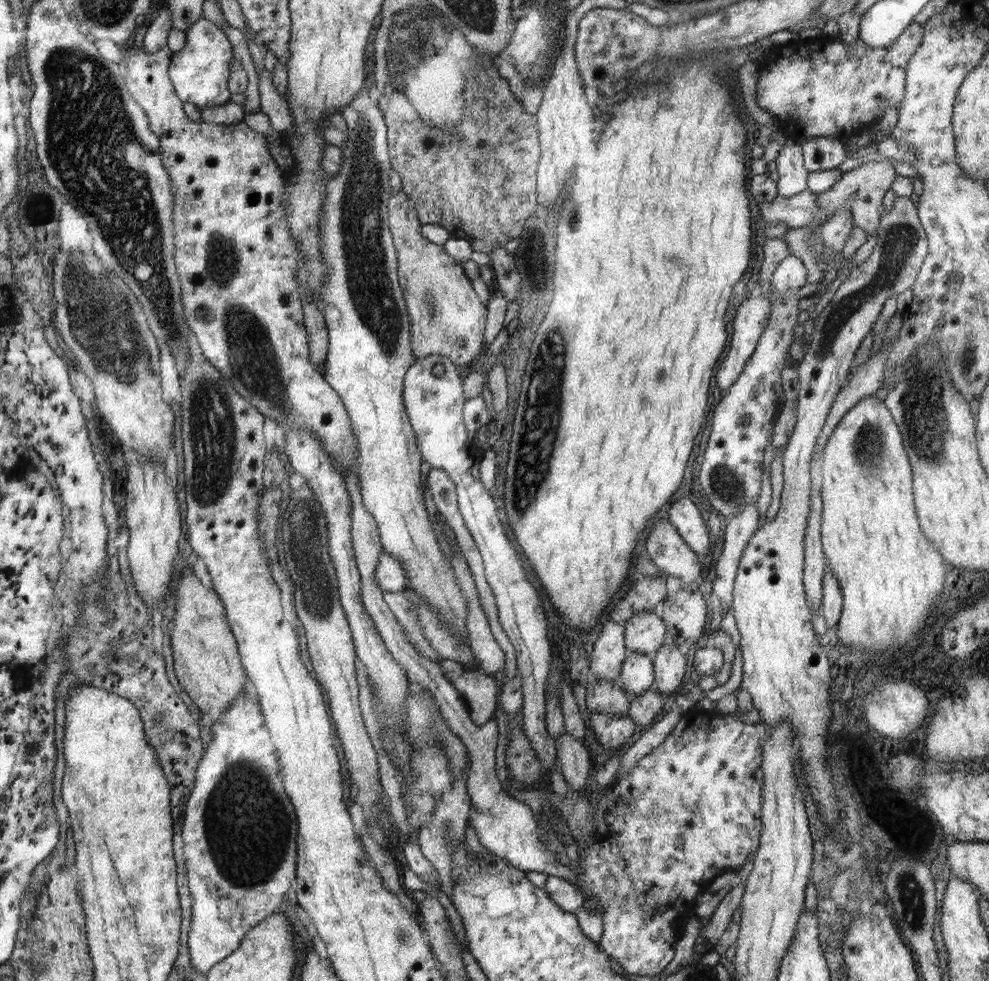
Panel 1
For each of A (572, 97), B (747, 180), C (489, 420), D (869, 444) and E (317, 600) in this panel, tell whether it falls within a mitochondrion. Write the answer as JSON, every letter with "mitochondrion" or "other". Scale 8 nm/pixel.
{"A":"other","B":"other","C":"other","D":"mitochondrion","E":"mitochondrion"}

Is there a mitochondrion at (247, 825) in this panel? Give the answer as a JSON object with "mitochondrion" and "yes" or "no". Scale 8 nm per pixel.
{"mitochondrion":"yes"}

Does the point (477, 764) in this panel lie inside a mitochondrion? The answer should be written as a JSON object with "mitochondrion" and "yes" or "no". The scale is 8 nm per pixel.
{"mitochondrion":"no"}

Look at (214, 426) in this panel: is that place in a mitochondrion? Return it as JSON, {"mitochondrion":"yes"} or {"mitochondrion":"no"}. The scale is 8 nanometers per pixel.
{"mitochondrion":"yes"}

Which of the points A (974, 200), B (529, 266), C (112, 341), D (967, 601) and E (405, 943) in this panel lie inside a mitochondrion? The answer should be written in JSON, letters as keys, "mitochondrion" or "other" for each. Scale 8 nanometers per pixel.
{"A":"other","B":"other","C":"mitochondrion","D":"other","E":"mitochondrion"}

